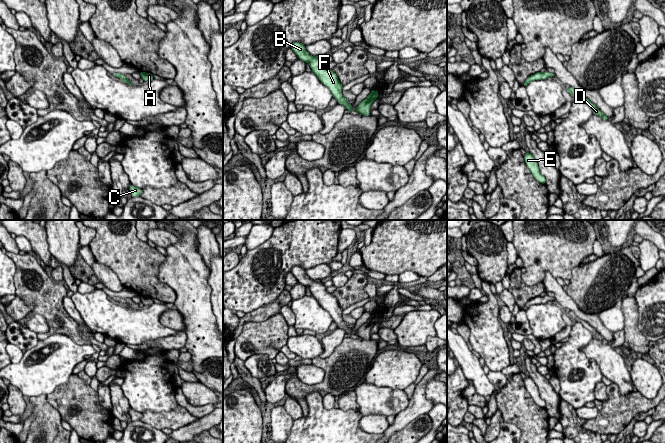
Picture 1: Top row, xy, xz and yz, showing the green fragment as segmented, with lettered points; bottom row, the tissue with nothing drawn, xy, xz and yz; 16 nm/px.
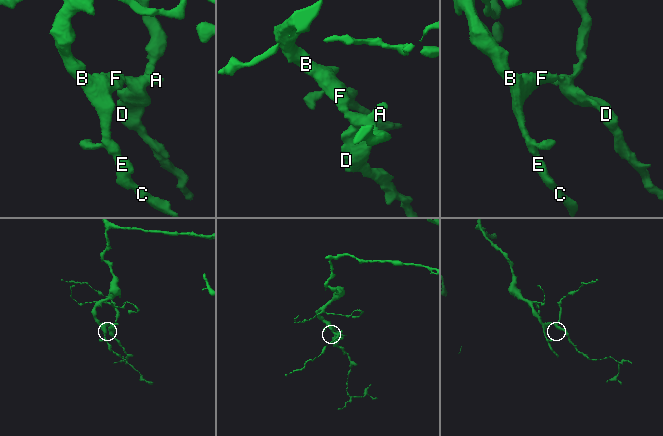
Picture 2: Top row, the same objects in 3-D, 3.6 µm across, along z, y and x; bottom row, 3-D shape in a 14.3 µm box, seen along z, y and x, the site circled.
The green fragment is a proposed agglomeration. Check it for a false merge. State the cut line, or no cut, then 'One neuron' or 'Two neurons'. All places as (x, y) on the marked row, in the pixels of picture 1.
No split. One neuron

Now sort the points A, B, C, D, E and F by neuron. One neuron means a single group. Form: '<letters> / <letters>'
A B C D E F

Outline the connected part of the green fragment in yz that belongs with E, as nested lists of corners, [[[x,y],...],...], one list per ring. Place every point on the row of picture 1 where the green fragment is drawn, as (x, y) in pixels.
[[[527,152],[526,155],[524,156],[524,159],[525,159],[525,163],[526,163],[527,167],[529,168],[529,170],[532,173],[532,175],[534,176],[534,178],[538,182],[540,182],[542,184],[545,184],[546,183],[546,179],[540,173],[538,164],[537,164],[535,158],[533,157],[533,155],[530,152]]]

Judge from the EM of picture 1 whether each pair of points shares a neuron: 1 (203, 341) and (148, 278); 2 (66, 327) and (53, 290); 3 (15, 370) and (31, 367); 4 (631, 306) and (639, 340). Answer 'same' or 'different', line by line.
1: different
2: same
3: same
4: same

